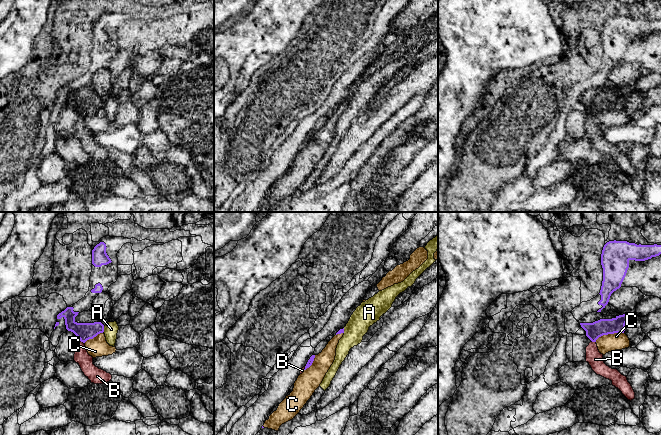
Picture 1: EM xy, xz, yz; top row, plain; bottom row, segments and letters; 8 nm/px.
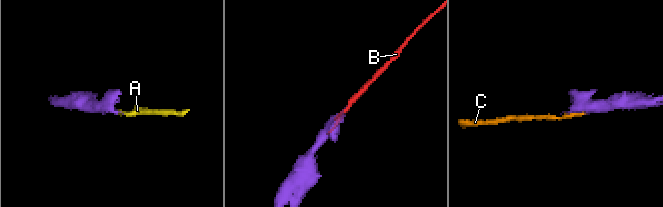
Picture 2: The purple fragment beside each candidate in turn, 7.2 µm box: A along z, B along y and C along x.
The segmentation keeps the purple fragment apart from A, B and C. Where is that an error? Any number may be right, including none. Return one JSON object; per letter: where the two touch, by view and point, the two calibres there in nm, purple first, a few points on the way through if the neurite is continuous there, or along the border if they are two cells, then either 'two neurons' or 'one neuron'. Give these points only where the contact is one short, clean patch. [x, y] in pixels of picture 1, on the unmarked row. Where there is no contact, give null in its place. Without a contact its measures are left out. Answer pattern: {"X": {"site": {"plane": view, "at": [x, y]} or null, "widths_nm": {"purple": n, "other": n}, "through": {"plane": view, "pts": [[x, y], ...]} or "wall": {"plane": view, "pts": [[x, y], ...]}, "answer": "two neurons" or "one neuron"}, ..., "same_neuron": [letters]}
{"A": {"site": {"plane": "xy", "at": [103, 105]}, "widths_nm": {"purple": 140, "other": 110}, "answer": "two neurons"}, "B": {"site": {"plane": "yz", "at": [593, 117]}, "widths_nm": {"purple": 130, "other": 130}, "wall": {"plane": "yz", "pts": [[591, 116], [595, 118]]}, "answer": "two neurons"}, "C": {"site": {"plane": "yz", "at": [609, 109]}, "widths_nm": {"purple": 130, "other": 140}, "answer": "one neuron"}, "same_neuron": ["C"]}

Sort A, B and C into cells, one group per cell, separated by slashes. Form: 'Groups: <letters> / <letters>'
Groups: A / B / C

